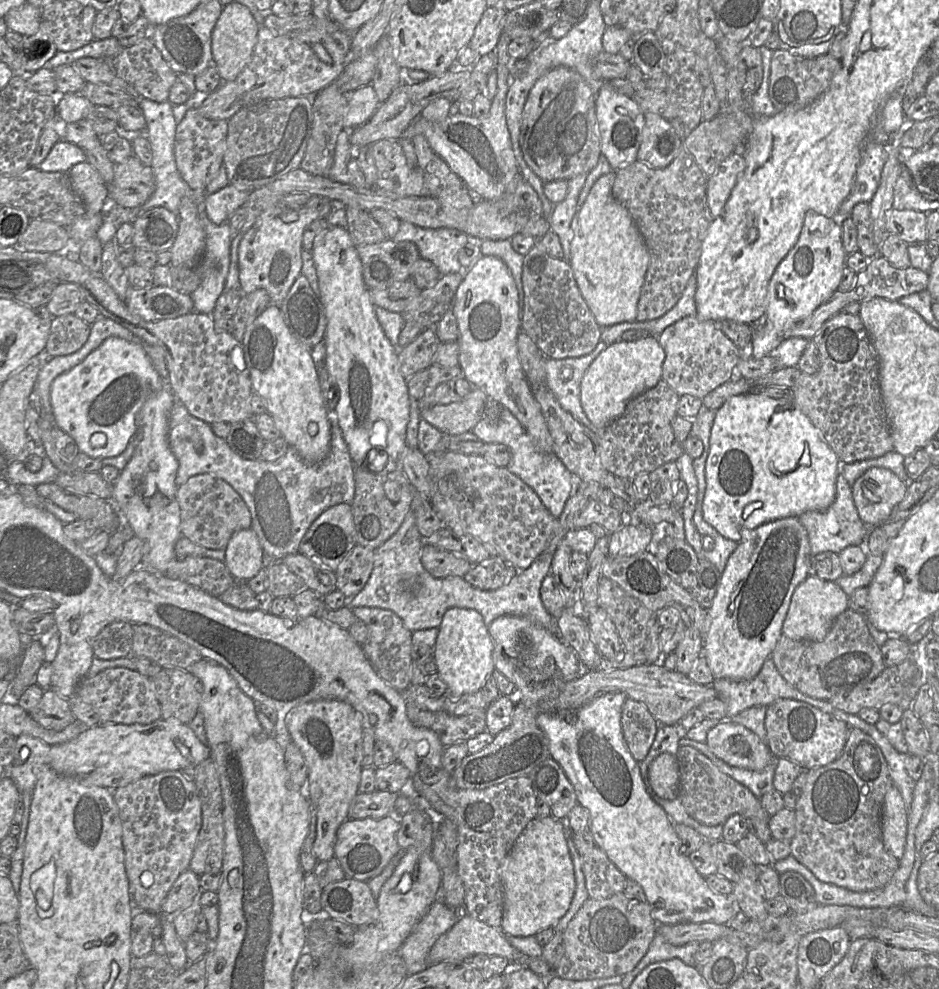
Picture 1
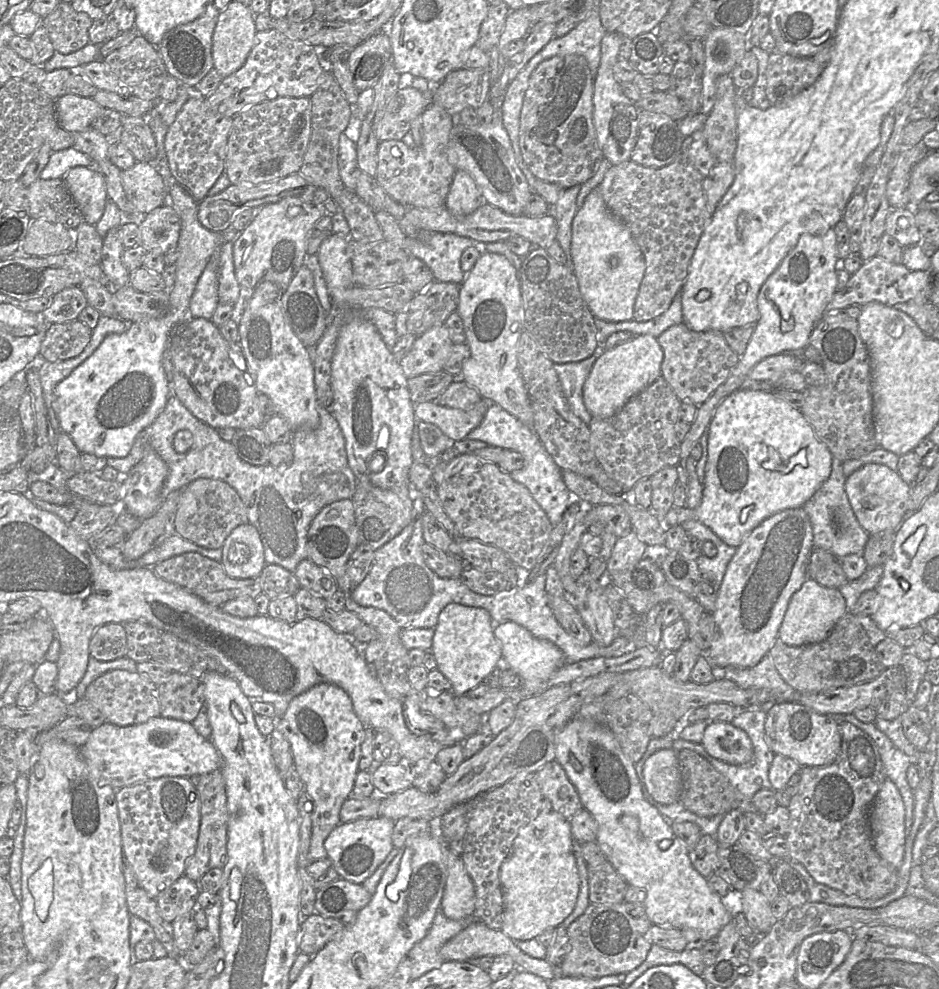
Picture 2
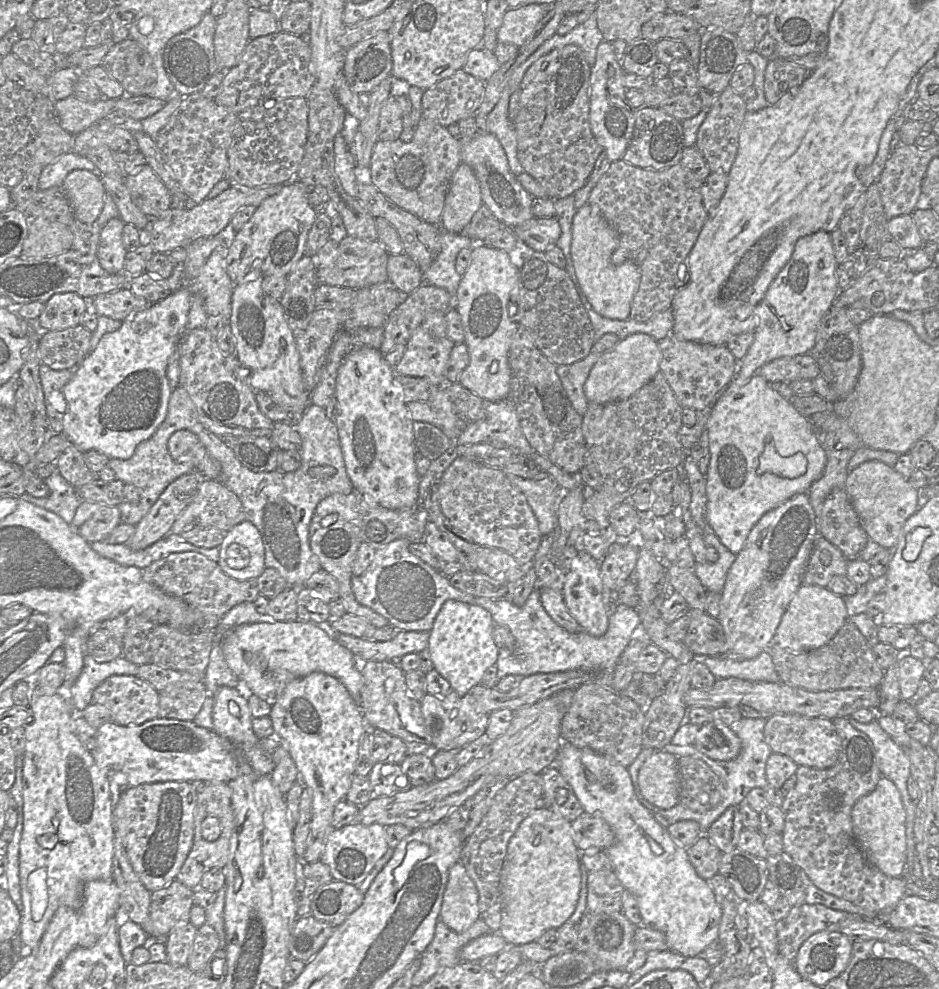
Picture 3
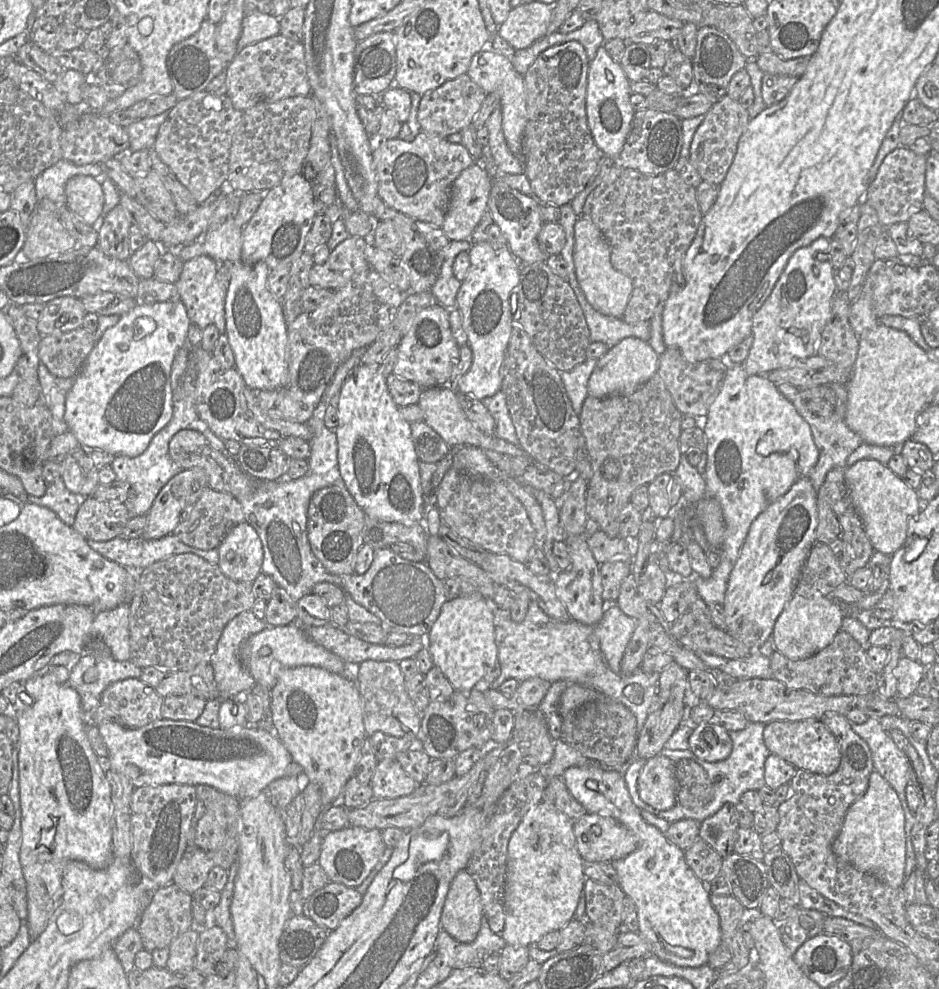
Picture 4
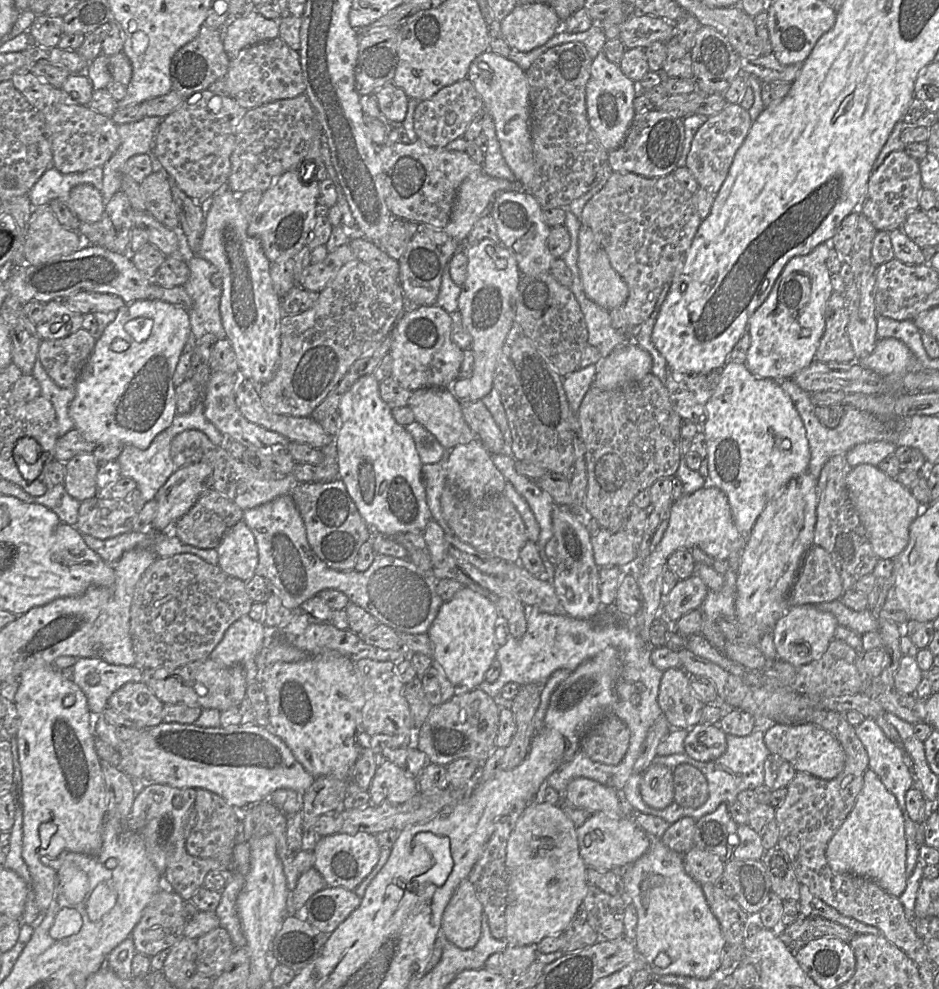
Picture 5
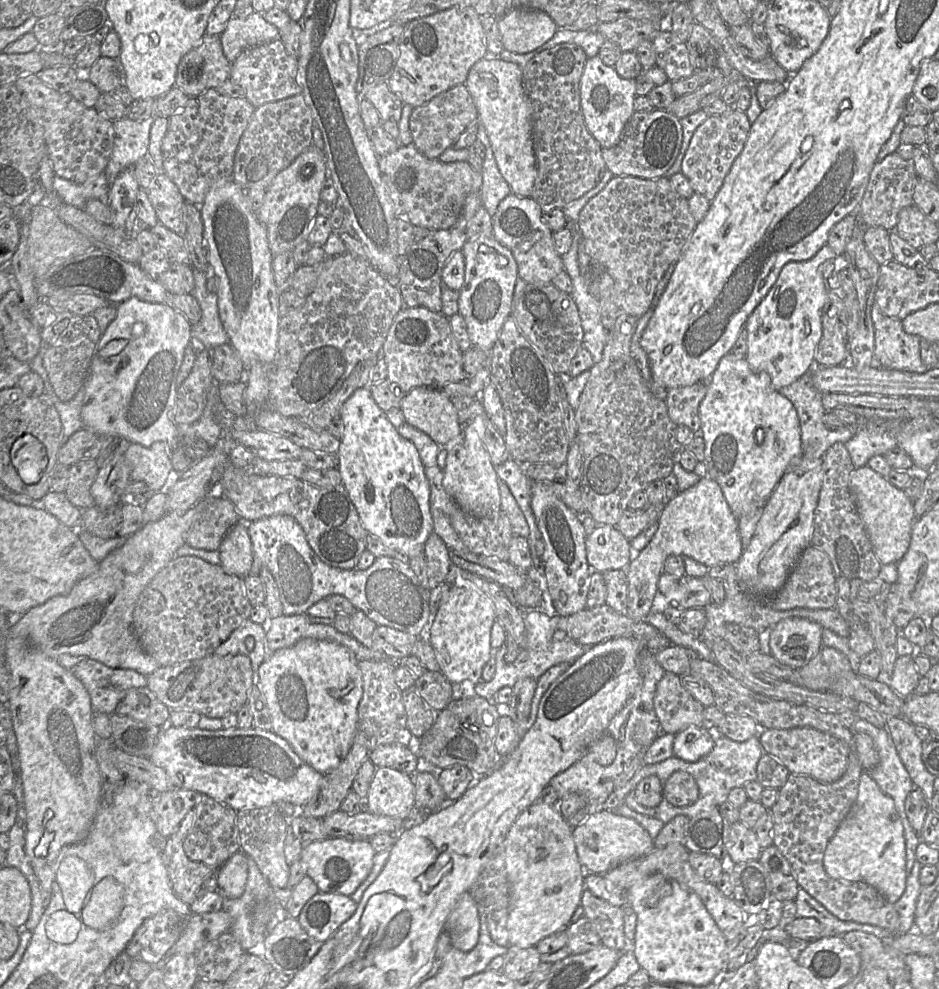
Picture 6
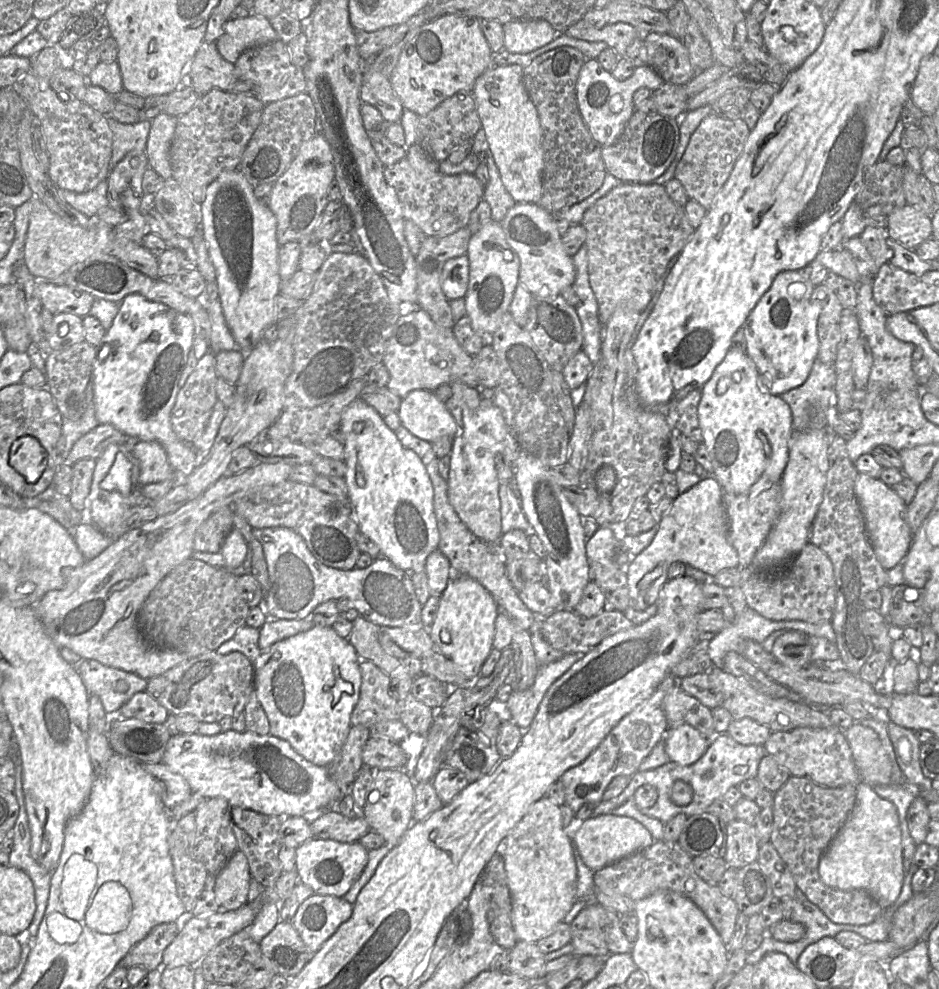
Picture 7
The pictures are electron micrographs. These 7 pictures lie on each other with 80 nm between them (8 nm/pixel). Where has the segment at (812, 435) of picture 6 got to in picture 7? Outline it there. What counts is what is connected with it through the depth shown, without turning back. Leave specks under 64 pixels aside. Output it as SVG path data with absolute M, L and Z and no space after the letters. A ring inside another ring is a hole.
M817 358L802 385L779 395L791 409L793 432L806 429L815 416L823 416L829 430L834 432L840 423L835 383L834 364L823 363Z

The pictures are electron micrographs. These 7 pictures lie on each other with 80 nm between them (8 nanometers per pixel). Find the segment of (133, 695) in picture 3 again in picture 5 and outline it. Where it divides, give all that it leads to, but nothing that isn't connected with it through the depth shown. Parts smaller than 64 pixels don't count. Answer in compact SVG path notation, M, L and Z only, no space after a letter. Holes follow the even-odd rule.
M143 682L124 684L109 697L107 706L144 729L163 722L164 704Z

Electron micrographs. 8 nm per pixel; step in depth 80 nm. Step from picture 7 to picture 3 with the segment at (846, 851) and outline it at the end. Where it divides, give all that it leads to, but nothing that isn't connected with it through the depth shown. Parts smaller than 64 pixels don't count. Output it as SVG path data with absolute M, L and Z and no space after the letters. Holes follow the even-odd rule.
M881 777L875 789L860 798L851 811L855 841L868 862L889 877L901 877L907 859L906 811L895 784Z

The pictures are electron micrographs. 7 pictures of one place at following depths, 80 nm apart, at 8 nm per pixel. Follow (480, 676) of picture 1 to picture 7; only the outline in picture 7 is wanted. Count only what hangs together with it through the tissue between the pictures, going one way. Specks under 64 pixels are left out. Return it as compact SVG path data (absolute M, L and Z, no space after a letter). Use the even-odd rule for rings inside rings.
M457 574L450 578L440 596L429 634L436 650L467 678L480 678L481 667L493 649L495 620L499 610L493 596L477 580L467 575Z

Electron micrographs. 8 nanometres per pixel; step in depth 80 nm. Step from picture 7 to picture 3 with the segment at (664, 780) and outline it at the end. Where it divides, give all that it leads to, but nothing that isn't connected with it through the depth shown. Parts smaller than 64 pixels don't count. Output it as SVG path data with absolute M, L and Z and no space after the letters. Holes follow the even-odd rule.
M741 718L729 727L741 740L741 751L739 755L730 761L713 760L700 752L694 745L678 746L669 743L662 750L675 755L691 756L693 758L704 761L712 771L720 778L722 782L722 797L719 804L712 810L704 813L692 811L686 806L678 803L670 809L660 809L660 814L668 820L670 824L682 820L696 821L702 828L702 834L705 833L710 826L731 806L738 806L745 802L746 795L753 788L764 789L767 787L766 779L766 762L772 753L764 738L764 727L767 719L762 718Z

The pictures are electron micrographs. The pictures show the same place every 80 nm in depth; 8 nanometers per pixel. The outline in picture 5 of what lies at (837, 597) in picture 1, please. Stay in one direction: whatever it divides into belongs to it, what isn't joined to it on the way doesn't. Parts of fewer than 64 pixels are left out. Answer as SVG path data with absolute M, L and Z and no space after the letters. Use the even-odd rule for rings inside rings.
M817 605L791 606L771 630L777 658L793 666L806 665L819 659L827 650L830 642L834 640L837 626L835 616L819 609Z

